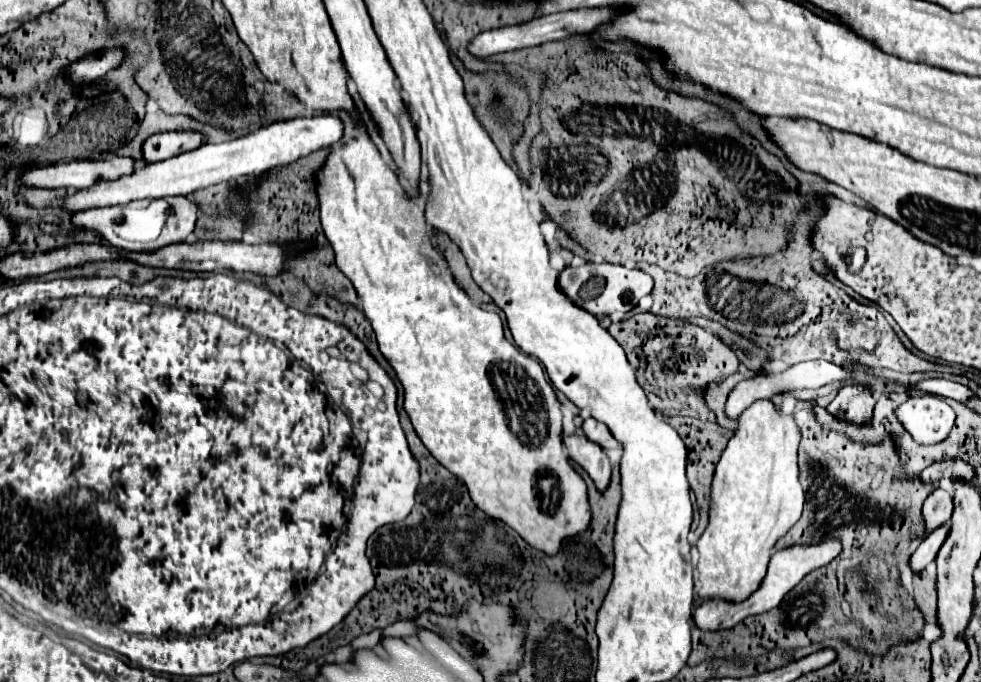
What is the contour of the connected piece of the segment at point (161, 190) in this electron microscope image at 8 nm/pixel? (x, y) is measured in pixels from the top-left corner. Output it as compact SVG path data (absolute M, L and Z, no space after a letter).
M312 116L312 118L292 118L292 120L280 120L262 126L256 132L250 132L248 136L236 138L232 142L222 144L204 144L192 152L184 152L180 156L146 164L144 168L132 172L130 176L122 176L114 182L98 182L96 186L88 190L78 190L64 198L62 208L68 208L72 212L88 210L88 208L102 208L102 206L114 206L114 204L128 204L138 198L162 198L162 196L176 196L176 194L192 194L196 190L216 186L222 182L230 182L244 174L260 174L266 170L274 170L286 164L292 164L300 160L302 156L308 156L310 152L328 148L342 140L344 134L344 122L334 116Z

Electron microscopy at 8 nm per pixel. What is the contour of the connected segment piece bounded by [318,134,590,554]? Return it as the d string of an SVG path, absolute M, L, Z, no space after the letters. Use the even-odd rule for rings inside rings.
M360 134L356 140L348 142L346 146L334 146L332 154L328 156L324 168L318 172L320 182L318 182L318 198L320 198L320 220L322 220L322 228L326 238L330 240L334 252L336 252L336 266L352 280L358 298L362 302L362 308L366 312L366 318L370 320L374 332L376 332L376 340L380 346L380 352L388 358L388 362L392 364L392 368L396 370L402 386L404 386L404 408L414 424L414 430L418 432L420 440L424 442L424 446L432 452L432 456L444 466L448 468L452 474L456 474L468 488L472 502L486 512L492 518L498 518L502 522L506 522L510 528L514 528L532 548L538 548L546 554L556 554L562 540L576 536L578 532L586 530L590 524L590 506L588 506L588 496L586 496L586 484L580 478L580 474L572 468L566 448L564 448L564 440L562 440L562 410L560 410L560 400L554 394L554 388L550 386L550 382L544 376L544 370L540 366L538 360L534 360L532 356L520 352L516 346L512 346L502 332L502 320L498 314L494 312L486 312L478 306L472 304L470 296L456 284L454 276L448 272L444 258L440 256L440 252L434 248L430 234L428 234L428 226L424 220L424 208L414 202L402 188L398 176L394 174L394 170L384 162L382 154L378 152L376 144L366 136Z

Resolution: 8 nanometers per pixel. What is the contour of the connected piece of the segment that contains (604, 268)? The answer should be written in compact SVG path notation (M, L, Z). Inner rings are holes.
M584 264L580 268L568 266L560 272L560 290L580 308L588 310L590 314L612 314L612 312L628 312L632 310L638 300L652 290L652 278L642 270L630 270L620 264Z

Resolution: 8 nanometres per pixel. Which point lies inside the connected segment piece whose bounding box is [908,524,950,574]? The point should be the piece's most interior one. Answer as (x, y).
(926, 552)

